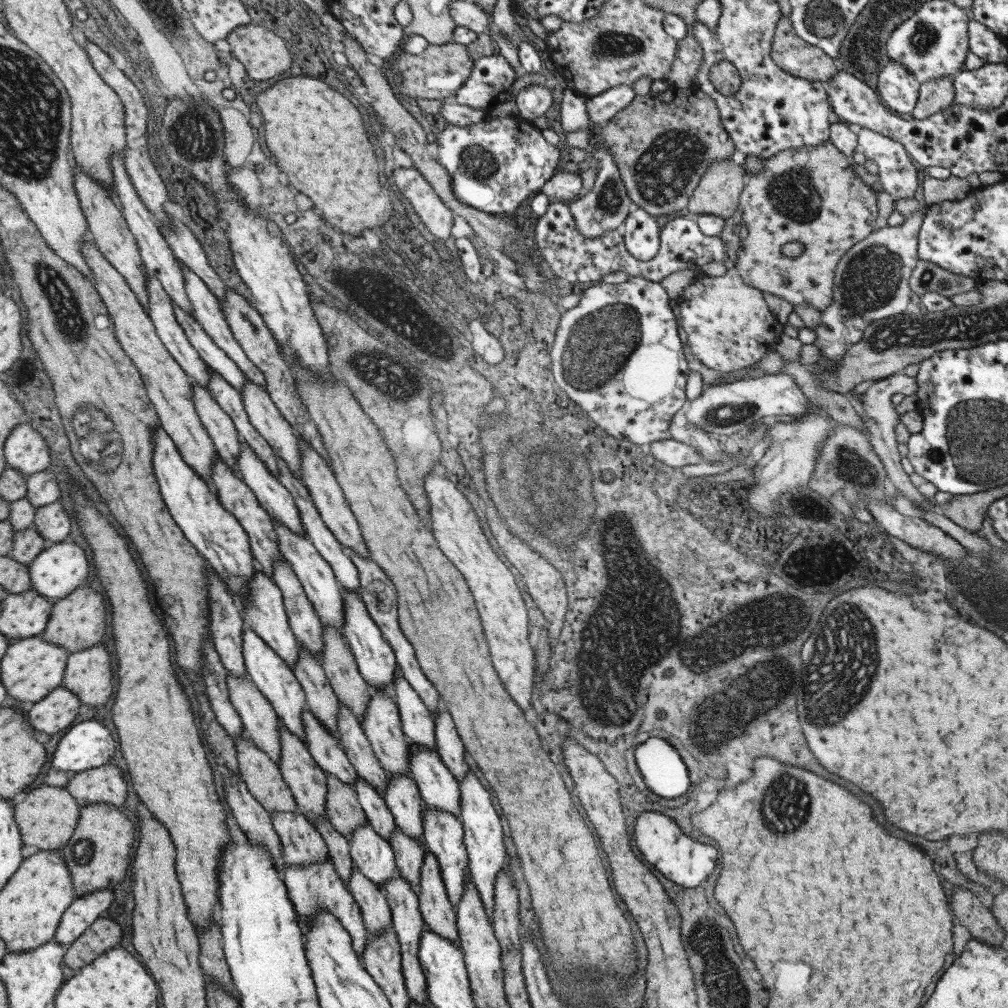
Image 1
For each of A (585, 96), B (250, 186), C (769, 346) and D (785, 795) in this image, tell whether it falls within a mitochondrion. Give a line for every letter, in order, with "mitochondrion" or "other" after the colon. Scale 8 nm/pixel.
A: other
B: other
C: other
D: mitochondrion

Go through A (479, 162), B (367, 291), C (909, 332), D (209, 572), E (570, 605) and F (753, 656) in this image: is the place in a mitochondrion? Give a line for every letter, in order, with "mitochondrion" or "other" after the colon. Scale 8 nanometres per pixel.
A: mitochondrion
B: mitochondrion
C: mitochondrion
D: other
E: other
F: mitochondrion

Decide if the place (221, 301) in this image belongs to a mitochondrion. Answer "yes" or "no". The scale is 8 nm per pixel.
no

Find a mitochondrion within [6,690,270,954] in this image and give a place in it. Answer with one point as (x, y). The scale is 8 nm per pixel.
(83, 851)

